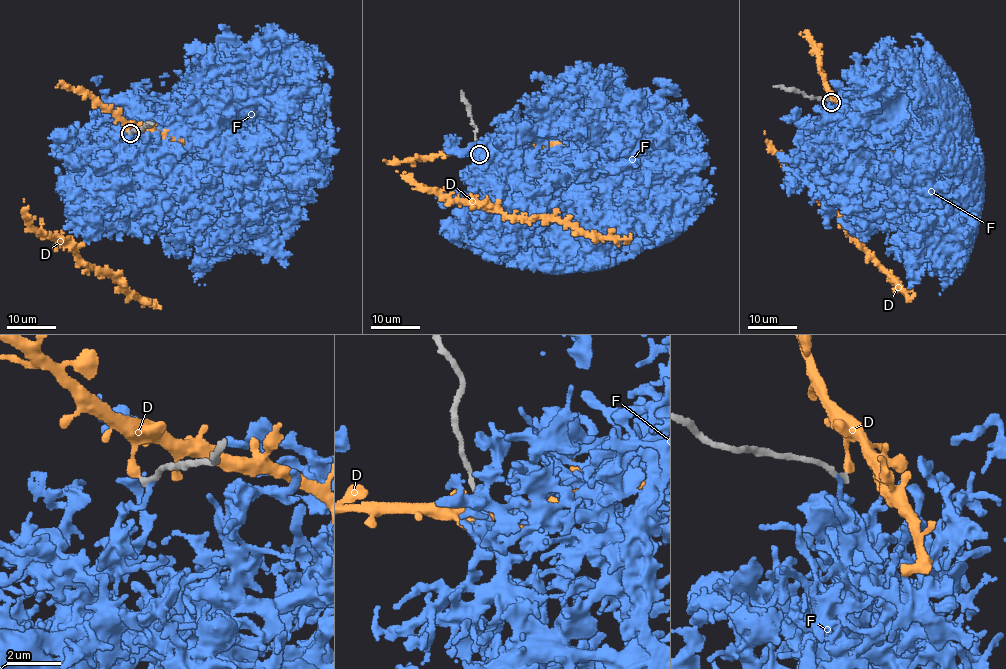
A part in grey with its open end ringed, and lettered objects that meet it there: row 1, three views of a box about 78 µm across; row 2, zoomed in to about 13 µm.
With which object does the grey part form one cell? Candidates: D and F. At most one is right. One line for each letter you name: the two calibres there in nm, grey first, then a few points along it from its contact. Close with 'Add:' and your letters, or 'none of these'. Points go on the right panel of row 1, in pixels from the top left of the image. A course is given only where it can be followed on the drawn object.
Add: none of these

